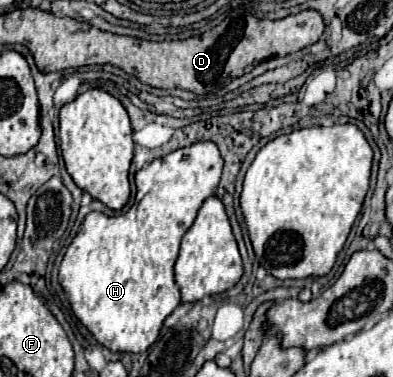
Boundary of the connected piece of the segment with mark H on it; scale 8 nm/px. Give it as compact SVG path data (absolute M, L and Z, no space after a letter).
M197 142L153 160L135 174L137 196L129 212L105 216L91 212L83 230L69 244L59 284L75 316L95 340L111 352L147 352L163 320L181 304L173 266L183 234L191 228L201 204L221 180L223 160L215 142Z

